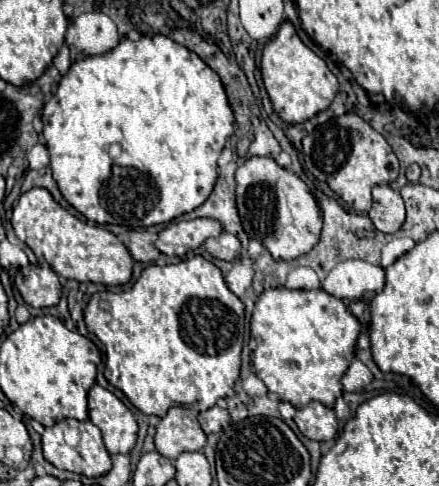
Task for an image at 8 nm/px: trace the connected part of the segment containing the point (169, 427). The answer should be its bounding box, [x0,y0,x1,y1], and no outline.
[156,407,206,461]

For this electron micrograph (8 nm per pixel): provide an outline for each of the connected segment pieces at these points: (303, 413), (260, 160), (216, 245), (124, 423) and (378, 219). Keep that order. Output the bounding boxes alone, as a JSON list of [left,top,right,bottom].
[[294,401,338,441],[236,157,322,261],[204,231,240,261],[88,385,138,455],[368,185,406,233]]

